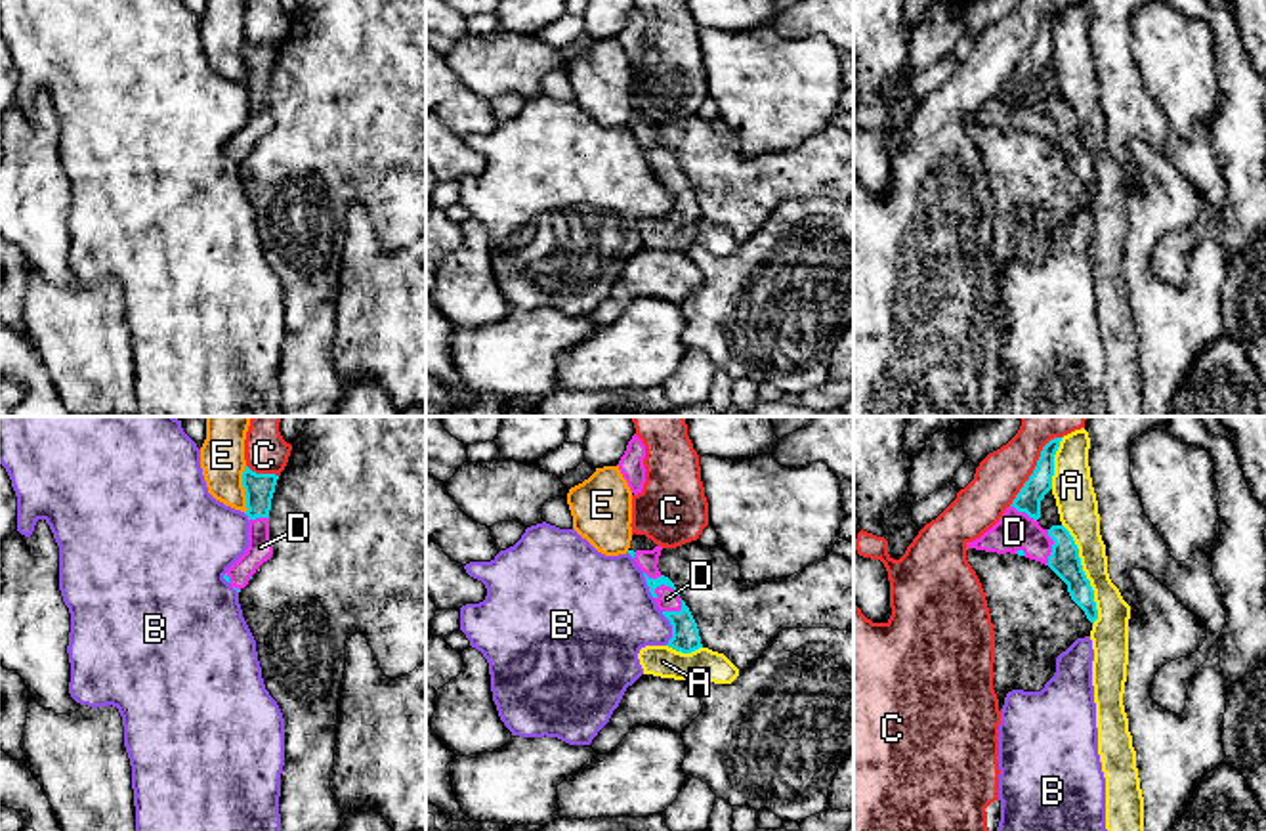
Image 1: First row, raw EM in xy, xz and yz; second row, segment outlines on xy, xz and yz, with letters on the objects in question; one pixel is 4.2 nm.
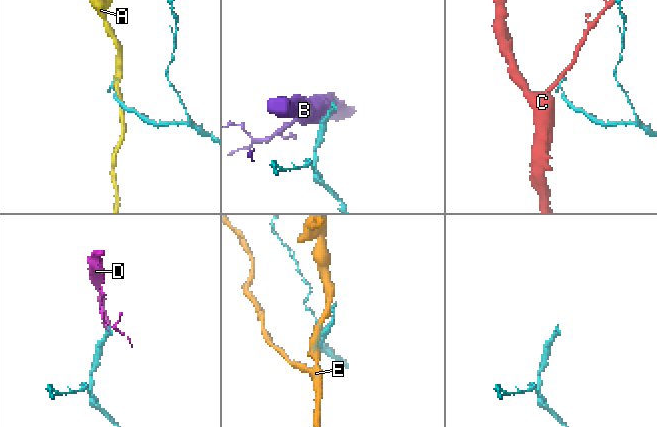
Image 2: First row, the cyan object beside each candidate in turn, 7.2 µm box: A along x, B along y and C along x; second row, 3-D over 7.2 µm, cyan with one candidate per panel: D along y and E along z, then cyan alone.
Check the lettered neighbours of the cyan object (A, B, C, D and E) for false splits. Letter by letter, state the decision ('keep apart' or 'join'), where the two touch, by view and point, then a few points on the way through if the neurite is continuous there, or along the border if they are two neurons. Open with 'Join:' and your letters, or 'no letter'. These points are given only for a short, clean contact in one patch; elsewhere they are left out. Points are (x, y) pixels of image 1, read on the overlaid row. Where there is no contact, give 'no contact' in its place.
Join: D
A: keep apart; meets cyan in yz at (1085, 575)
B: keep apart; meets cyan in xz at (673, 629)
C: keep apart; meets cyan in yz at (1035, 468)
D: join; meets cyan in xz at (673, 587)
E: keep apart; meets cyan in xy at (245, 490)

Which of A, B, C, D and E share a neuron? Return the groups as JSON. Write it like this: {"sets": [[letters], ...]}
{"sets": [["A"], ["B"], ["C"], ["D"], ["E"]]}

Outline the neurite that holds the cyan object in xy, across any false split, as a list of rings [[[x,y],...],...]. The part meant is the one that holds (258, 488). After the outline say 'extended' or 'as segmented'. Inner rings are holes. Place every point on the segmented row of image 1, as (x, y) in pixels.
[[[244,466],[243,487],[248,508],[248,548],[223,575],[237,592],[248,585],[256,569],[273,554],[269,510],[277,479],[279,476],[275,474],[256,474]]]; extended

